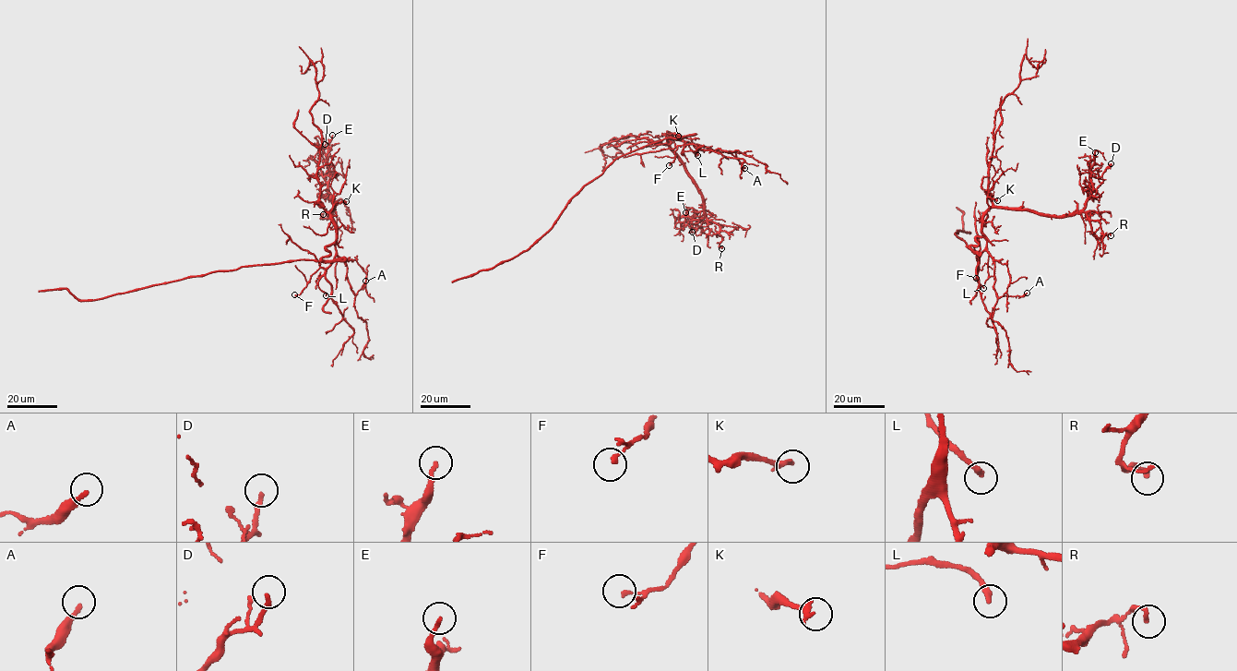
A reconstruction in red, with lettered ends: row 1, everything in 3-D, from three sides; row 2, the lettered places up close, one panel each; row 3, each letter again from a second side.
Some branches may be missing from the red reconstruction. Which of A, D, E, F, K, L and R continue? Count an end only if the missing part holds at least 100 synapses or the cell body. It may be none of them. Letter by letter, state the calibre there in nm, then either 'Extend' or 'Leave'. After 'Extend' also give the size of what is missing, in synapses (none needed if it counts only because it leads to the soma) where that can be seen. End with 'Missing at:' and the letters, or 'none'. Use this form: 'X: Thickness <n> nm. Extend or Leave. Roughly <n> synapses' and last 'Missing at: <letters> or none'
A: Thickness 240 nm. Leave
D: Thickness 200 nm. Leave
E: Thickness 170 nm. Leave
F: Thickness 120 nm. Leave
K: Thickness 280 nm. Leave
L: Thickness 240 nm. Leave
R: Thickness 190 nm. Leave
Missing at: none

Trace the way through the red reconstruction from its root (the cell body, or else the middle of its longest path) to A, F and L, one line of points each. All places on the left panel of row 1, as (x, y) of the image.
A: (306, 259), (328, 257), (327, 246), (334, 245), (347, 267), (350, 290), (357, 293), (365, 281)
F: (306, 259), (328, 257), (327, 246), (334, 245), (332, 261), (316, 270), (302, 293), (294, 294)
L: (306, 259), (319, 260), (328, 257), (327, 246), (334, 245), (334, 261), (318, 281), (318, 287), (326, 295)

